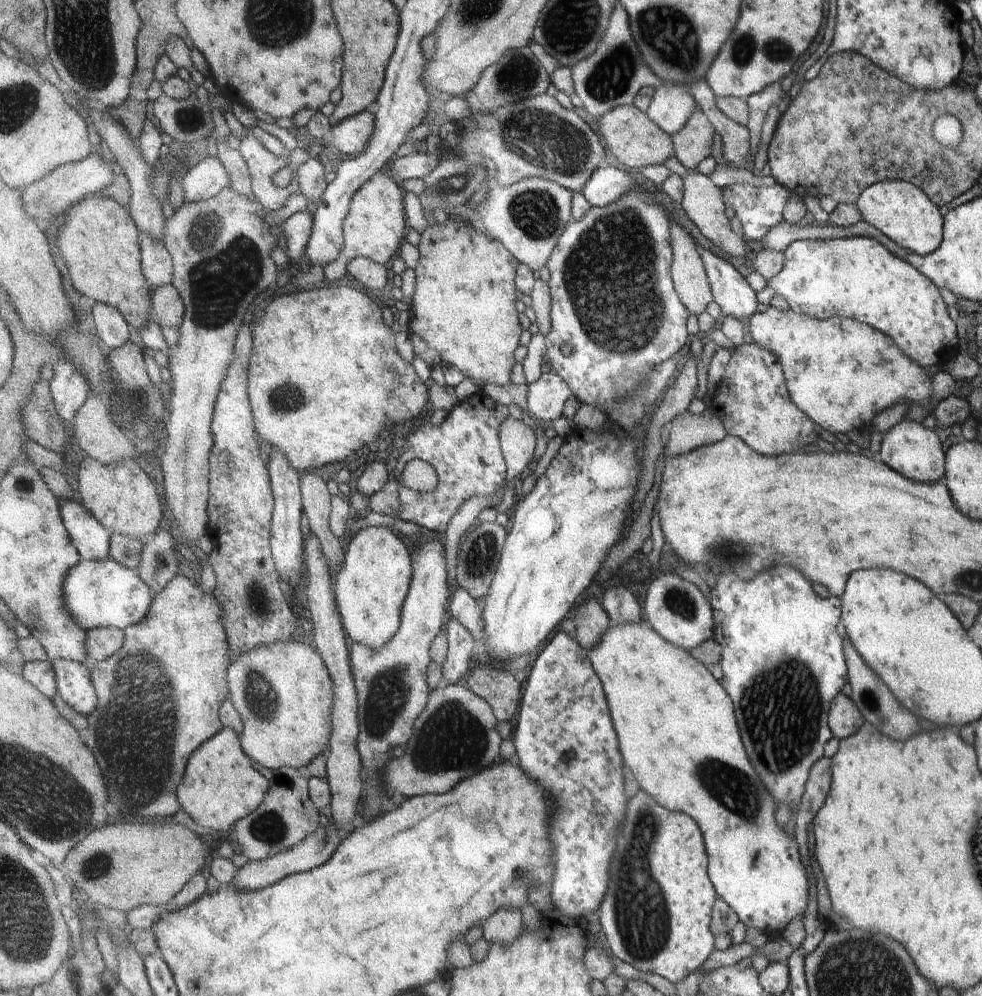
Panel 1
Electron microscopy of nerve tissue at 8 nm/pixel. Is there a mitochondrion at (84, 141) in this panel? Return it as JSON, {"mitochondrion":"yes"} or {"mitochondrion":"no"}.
{"mitochondrion":"no"}

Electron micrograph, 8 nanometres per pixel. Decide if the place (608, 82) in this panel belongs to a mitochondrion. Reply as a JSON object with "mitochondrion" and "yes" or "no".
{"mitochondrion":"yes"}

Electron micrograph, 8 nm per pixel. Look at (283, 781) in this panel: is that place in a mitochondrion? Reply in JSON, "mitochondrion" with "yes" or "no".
{"mitochondrion":"yes"}

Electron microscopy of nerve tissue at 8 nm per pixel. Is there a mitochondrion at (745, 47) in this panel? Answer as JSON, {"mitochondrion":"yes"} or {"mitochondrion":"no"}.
{"mitochondrion":"yes"}

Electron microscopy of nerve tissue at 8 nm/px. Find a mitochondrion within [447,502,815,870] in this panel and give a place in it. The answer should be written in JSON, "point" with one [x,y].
{"point":[720,777]}

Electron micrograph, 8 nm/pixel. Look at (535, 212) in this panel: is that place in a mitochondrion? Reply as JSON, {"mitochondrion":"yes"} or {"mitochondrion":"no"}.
{"mitochondrion":"yes"}

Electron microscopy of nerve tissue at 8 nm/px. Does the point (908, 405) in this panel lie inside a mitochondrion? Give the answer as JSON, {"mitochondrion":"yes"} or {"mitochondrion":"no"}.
{"mitochondrion":"no"}

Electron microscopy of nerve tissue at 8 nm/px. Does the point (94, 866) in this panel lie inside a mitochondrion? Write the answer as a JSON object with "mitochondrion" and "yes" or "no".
{"mitochondrion":"yes"}

